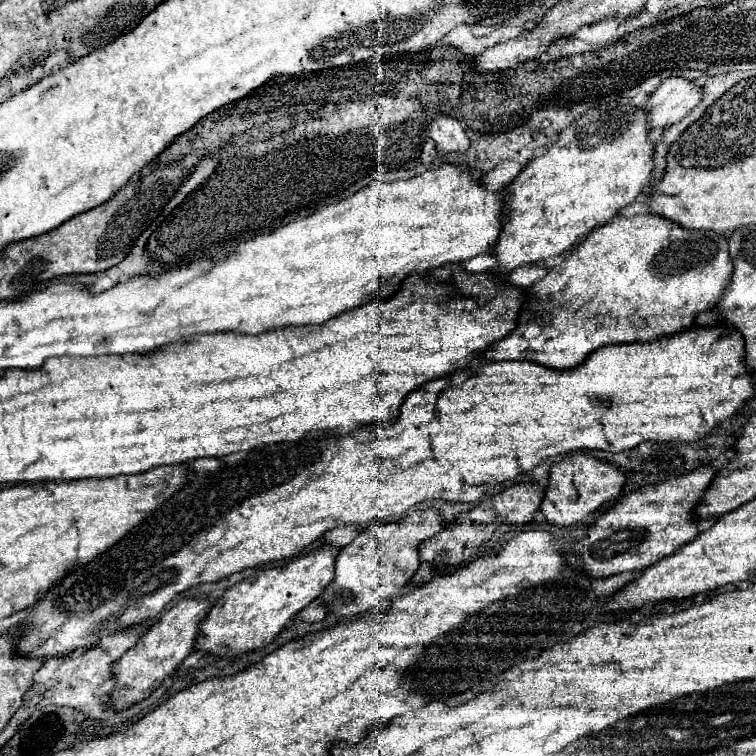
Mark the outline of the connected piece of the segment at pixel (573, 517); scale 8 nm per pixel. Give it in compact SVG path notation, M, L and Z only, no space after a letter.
M572 452L550 468L550 484L542 500L542 514L546 522L556 526L578 524L598 510L604 502L616 500L626 484L626 476L606 460L598 460L584 452Z

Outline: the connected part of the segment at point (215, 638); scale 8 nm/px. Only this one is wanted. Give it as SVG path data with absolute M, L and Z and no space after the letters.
M322 544L300 558L268 568L256 568L250 578L234 584L224 592L222 598L216 600L216 604L200 624L196 650L234 658L242 652L258 650L270 644L278 636L278 632L284 630L288 622L312 600L316 600L334 580L334 560L338 552L338 546Z

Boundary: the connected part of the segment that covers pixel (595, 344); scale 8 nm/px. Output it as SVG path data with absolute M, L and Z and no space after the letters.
M638 214L632 218L616 216L608 224L594 228L570 258L566 258L562 264L548 270L548 274L540 282L536 282L534 286L530 286L526 290L528 300L526 300L524 312L520 314L520 324L518 324L516 332L512 332L512 336L506 336L500 344L496 344L496 348L492 348L492 356L488 356L488 360L532 360L532 362L538 362L538 364L544 364L544 366L550 366L556 370L568 370L568 368L574 368L580 362L584 362L586 356L600 346L626 344L626 342L648 342L648 340L654 340L660 336L670 336L670 334L682 332L686 328L692 328L692 324L700 312L712 310L716 306L716 302L722 298L724 290L732 282L732 272L734 272L734 266L732 266L730 252L728 252L728 234L718 234L712 230L686 230L680 224L676 224L664 216L658 216L658 214Z

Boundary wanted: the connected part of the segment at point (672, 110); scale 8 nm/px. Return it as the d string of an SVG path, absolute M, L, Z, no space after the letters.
M666 78L646 102L650 128L668 128L670 124L682 120L702 102L702 94L702 86L696 86L686 78Z

